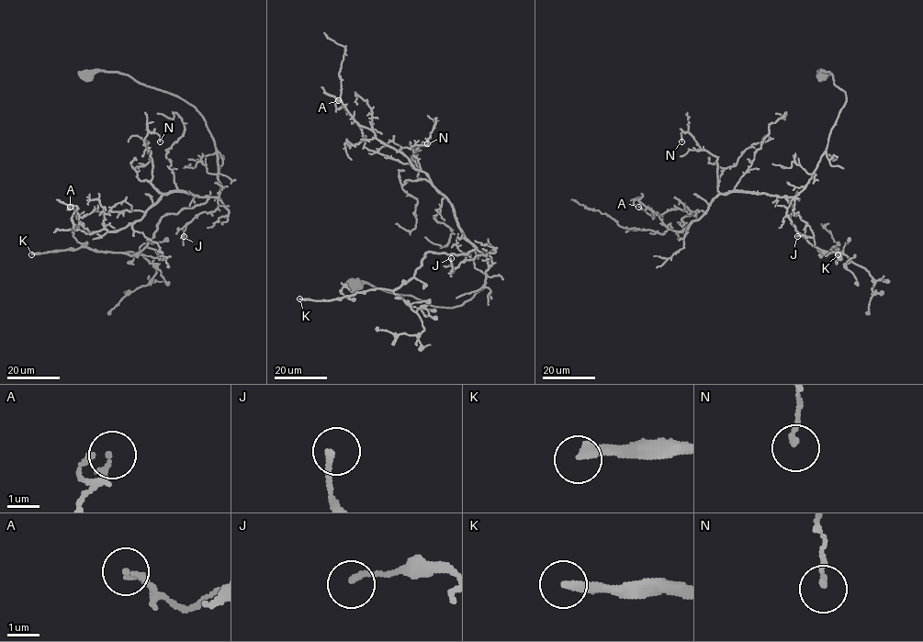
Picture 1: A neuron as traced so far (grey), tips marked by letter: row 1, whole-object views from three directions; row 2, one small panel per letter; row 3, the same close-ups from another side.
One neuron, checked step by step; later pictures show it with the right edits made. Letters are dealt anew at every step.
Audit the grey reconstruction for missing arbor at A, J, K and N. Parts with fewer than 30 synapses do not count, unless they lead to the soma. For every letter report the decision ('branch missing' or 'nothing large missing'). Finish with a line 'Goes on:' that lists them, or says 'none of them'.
A: nothing large missing
J: nothing large missing
K: branch missing
N: nothing large missing
Goes on: K

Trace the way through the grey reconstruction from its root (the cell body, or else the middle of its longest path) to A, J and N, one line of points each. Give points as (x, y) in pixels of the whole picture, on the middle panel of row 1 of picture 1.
A: (354, 284), (455, 307), (484, 287), (489, 264), (430, 177), (368, 150), (338, 100)
J: (354, 284), (455, 307), (484, 287), (489, 264), (478, 254), (450, 275), (451, 258)
N: (354, 284), (443, 307), (484, 287), (487, 257), (466, 237), (448, 199), (418, 179), (411, 156), (427, 143)

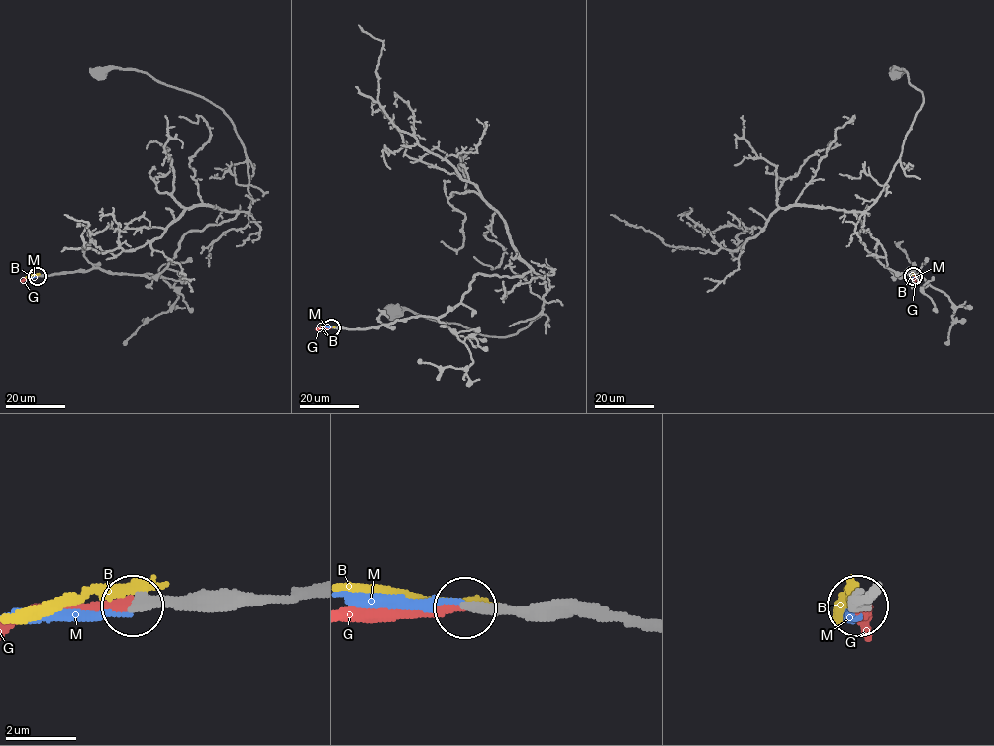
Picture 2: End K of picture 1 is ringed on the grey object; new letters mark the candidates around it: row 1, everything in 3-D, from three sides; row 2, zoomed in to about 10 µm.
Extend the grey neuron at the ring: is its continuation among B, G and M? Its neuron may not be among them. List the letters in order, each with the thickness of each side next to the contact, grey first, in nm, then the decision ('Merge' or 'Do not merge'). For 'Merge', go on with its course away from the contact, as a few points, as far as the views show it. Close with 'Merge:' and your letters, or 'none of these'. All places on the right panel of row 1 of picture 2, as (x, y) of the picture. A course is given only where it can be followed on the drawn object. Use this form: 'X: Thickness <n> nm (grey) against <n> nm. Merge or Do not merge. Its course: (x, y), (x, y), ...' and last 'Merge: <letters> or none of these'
B: Thickness 340 nm (grey) against 340 nm. Do not merge
G: Thickness 320 nm (grey) against 320 nm. Merge
M: Thickness 300 nm (grey) against 150 nm. Do not merge
Merge: G

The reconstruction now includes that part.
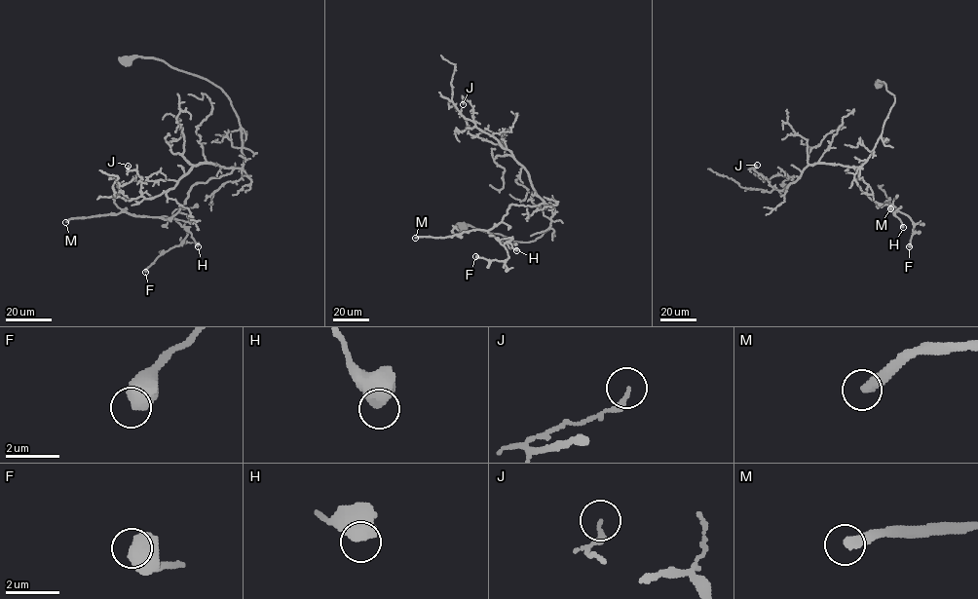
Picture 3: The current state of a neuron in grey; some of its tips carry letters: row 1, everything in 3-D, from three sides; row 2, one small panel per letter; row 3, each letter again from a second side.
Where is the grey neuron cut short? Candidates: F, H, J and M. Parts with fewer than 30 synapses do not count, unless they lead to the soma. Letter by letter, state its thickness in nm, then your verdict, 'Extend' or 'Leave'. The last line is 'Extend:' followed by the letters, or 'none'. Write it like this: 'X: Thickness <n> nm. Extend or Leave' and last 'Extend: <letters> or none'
F: Thickness 700 nm. Leave
H: Thickness 600 nm. Leave
J: Thickness 200 nm. Leave
M: Thickness 360 nm. Extend
Extend: M

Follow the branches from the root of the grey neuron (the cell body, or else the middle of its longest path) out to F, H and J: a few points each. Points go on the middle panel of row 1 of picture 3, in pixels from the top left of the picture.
F: (460, 226), (530, 242), (549, 228), (551, 208), (544, 202), (510, 205), (488, 231), (508, 257), (475, 256)
H: (460, 226), (530, 242), (549, 228), (552, 209), (544, 202), (510, 205), (488, 231), (516, 250)
J: (460, 226), (530, 242), (549, 228), (552, 215), (525, 168), (475, 126), (470, 101), (464, 97), (463, 104)

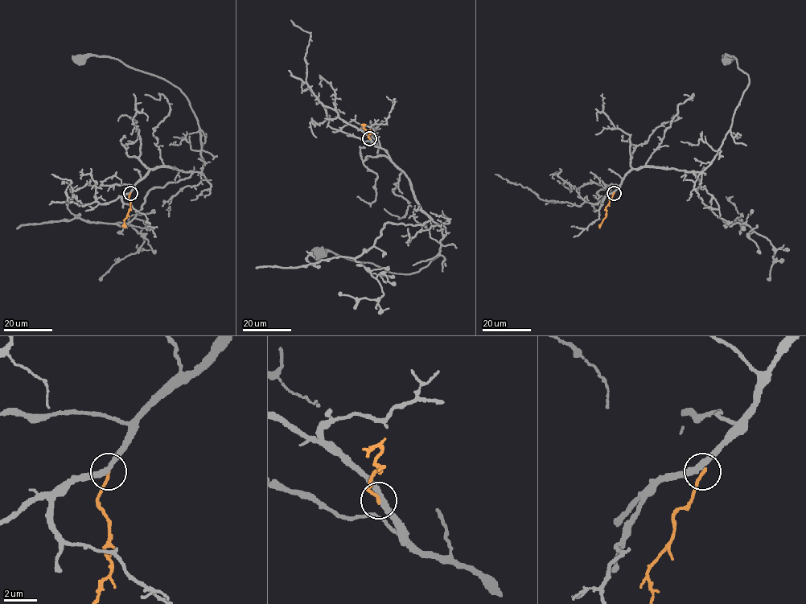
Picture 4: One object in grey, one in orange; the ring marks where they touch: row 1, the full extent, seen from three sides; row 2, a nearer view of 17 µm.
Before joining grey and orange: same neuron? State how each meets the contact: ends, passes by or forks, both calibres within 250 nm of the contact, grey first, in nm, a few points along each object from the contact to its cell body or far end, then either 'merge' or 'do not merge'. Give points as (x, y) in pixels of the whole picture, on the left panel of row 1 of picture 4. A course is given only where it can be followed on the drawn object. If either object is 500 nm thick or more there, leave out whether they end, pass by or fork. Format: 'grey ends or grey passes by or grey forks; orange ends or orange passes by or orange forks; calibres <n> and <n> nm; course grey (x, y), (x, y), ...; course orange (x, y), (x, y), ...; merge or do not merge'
grey passes by; orange ends; calibres 320 and 190 nm; course grey (130, 192), (157, 167), (200, 172), (203, 159), (197, 119), (187, 96), (158, 77), (107, 56), (78, 59); course orange (130, 192), (130, 207), (124, 220), (125, 228); do not merge

